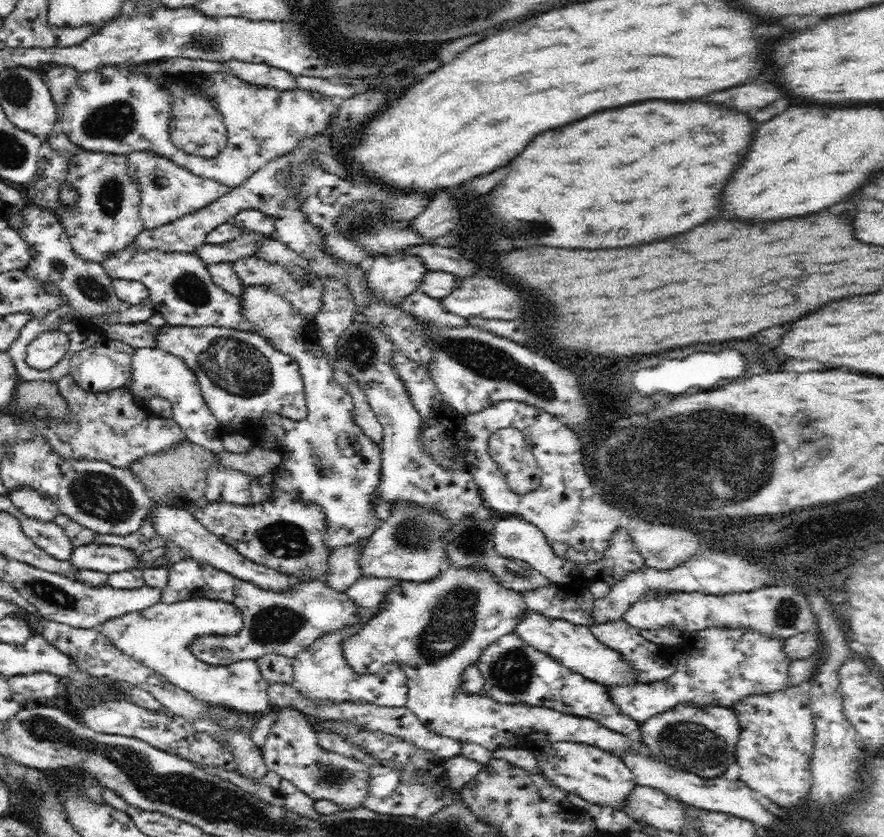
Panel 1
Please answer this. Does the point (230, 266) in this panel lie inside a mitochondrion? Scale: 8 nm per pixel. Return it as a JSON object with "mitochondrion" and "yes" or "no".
{"mitochondrion":"no"}

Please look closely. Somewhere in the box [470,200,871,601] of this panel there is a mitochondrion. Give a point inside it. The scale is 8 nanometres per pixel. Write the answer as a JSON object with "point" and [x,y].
{"point":[752,426]}

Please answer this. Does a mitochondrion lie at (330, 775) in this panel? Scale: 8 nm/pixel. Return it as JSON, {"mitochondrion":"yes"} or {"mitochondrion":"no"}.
{"mitochondrion":"yes"}

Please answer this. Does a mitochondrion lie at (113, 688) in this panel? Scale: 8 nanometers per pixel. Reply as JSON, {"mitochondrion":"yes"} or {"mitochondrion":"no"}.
{"mitochondrion":"no"}

